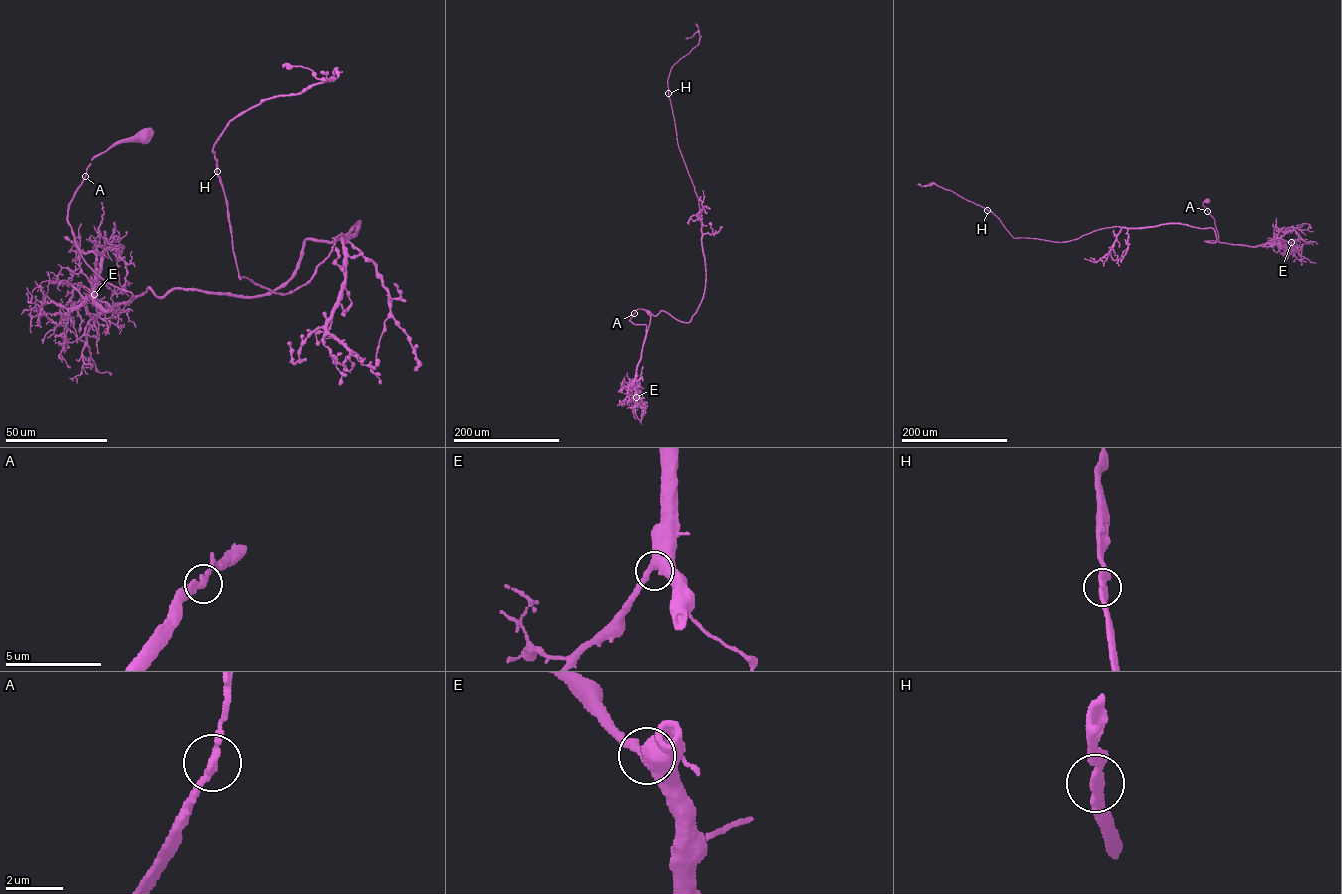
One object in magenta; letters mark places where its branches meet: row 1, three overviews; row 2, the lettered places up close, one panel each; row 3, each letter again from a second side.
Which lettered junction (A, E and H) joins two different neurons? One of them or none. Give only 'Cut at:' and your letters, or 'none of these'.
Cut at: none of these

